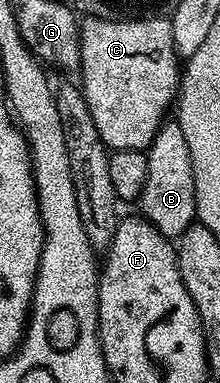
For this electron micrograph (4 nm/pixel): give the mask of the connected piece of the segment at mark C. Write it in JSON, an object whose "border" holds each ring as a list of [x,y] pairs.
{"border":[[[85,18],[80,23],[79,82],[86,105],[94,119],[101,141],[112,151],[147,151],[166,121],[168,106],[173,106],[182,78],[182,63],[176,54],[172,24],[164,19]]]}

